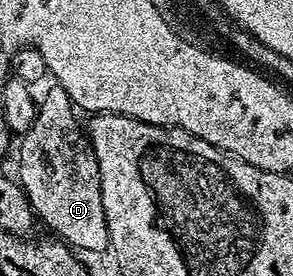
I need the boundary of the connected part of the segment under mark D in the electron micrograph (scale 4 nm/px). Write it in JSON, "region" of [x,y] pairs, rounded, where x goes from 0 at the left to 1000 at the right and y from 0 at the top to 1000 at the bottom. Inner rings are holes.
{"region":[[[198,308],[133,370],[116,453],[65,507],[58,652],[92,707],[119,783],[184,837],[215,877],[256,906],[307,917],[372,906],[372,822],[362,815],[358,757],[348,739],[345,641],[334,627],[328,558],[283,464],[259,438],[259,395],[246,359]]]}

